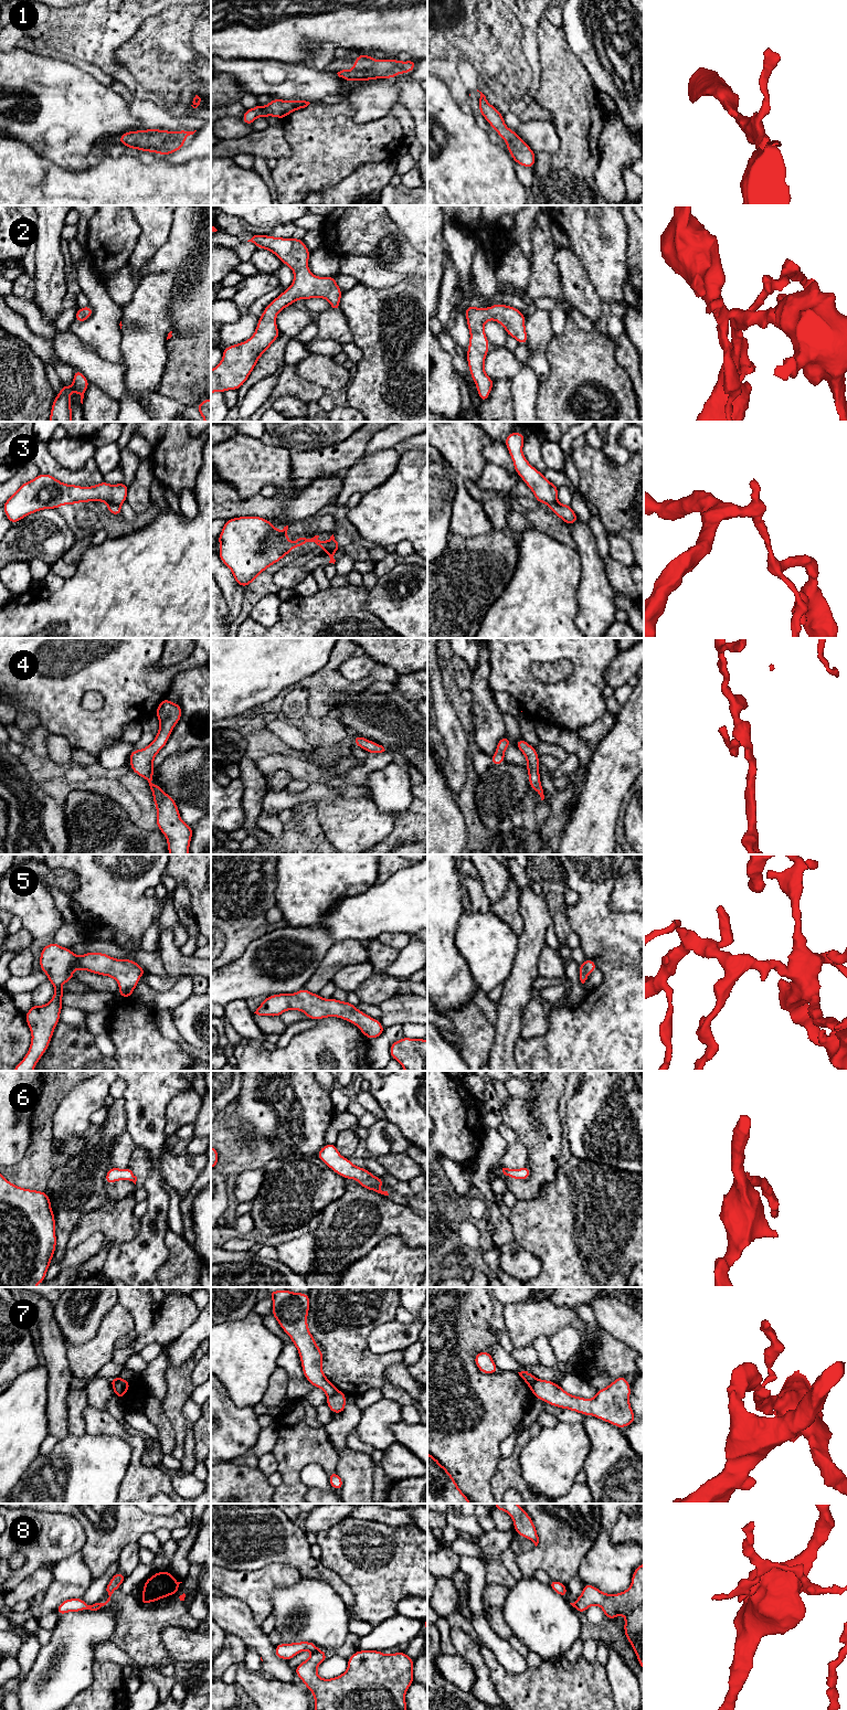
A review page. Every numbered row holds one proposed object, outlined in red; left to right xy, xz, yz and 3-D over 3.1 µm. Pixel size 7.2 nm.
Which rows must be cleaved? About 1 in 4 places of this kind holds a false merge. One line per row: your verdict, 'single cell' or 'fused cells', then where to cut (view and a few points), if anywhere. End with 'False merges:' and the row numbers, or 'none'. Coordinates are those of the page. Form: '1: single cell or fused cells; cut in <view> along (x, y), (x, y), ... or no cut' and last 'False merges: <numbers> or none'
1: single cell; no cut
2: single cell; no cut
3: fused cells; cut in xz along (335, 545), (330, 544), (325, 550)
4: single cell; no cut
5: single cell; no cut
6: single cell; no cut
7: fused cells; cut in xz along (338, 1391), (328, 1397)
8: fused cells; cut in xz along (318, 1649), (314, 1653)
False merges: 3, 7, 8

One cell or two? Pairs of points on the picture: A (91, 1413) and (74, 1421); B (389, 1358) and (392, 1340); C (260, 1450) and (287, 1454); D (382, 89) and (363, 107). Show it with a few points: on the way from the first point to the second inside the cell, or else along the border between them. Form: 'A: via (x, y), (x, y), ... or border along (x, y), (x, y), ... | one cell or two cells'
A: border along (87, 1404), (83, 1413), (85, 1432) | two cells
B: border along (367, 1340), (367, 1346), (378, 1355), (403, 1349) | two cells
C: border along (277, 1426), (277, 1441), (271, 1452) | two cells
D: via (378, 94), (368, 104) | one cell

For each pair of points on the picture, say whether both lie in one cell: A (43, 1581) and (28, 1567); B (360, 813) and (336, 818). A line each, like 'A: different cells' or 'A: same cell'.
A: different cells
B: same cell

